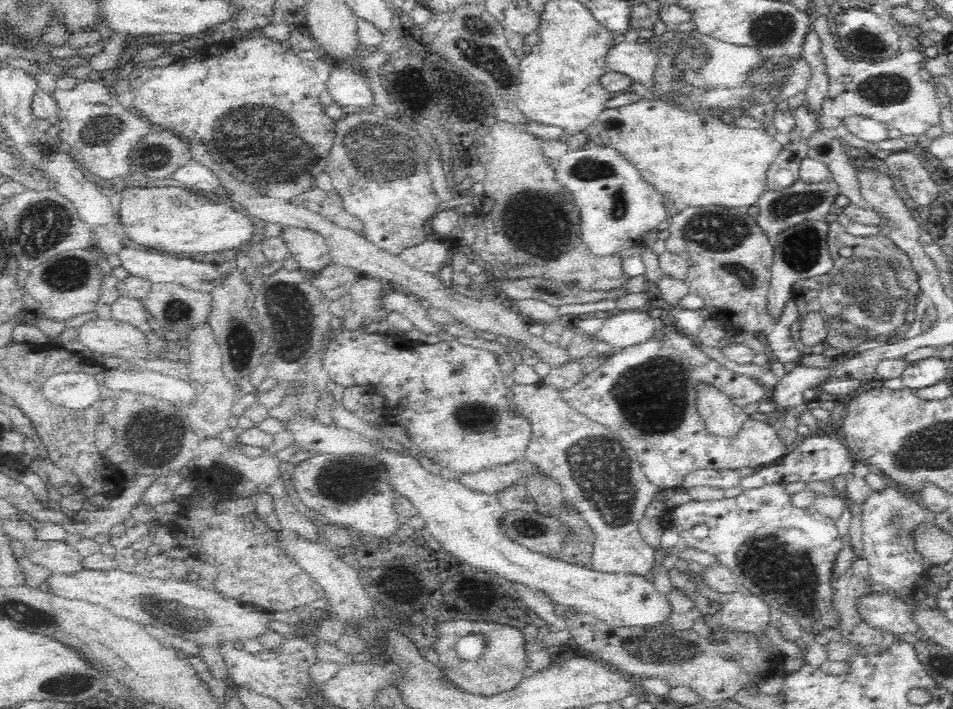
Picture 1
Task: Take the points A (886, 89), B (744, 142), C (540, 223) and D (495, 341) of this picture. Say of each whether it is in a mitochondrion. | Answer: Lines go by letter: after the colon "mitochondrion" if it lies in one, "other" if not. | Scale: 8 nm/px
A: mitochondrion
B: other
C: mitochondrion
D: other

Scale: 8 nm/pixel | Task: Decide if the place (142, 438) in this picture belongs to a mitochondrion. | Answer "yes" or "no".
yes

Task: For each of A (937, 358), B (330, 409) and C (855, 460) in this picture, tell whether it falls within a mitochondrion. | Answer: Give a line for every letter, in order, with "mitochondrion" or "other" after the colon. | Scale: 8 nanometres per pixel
A: other
B: other
C: other

